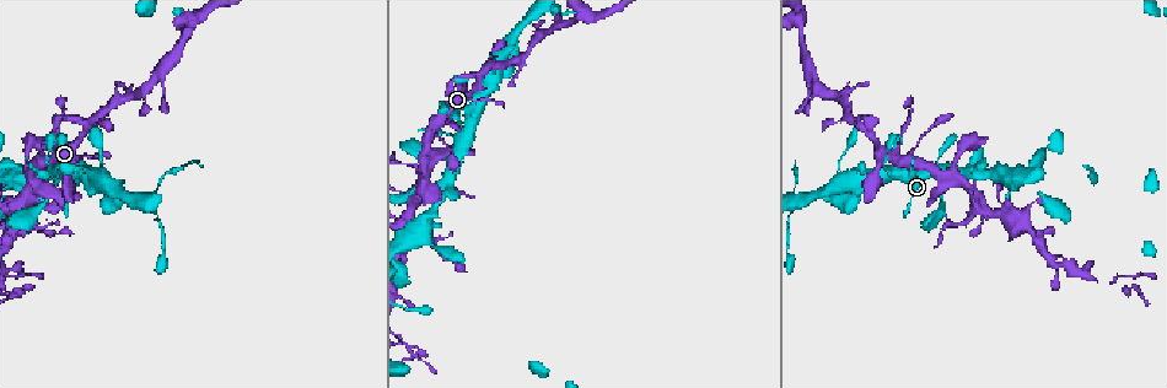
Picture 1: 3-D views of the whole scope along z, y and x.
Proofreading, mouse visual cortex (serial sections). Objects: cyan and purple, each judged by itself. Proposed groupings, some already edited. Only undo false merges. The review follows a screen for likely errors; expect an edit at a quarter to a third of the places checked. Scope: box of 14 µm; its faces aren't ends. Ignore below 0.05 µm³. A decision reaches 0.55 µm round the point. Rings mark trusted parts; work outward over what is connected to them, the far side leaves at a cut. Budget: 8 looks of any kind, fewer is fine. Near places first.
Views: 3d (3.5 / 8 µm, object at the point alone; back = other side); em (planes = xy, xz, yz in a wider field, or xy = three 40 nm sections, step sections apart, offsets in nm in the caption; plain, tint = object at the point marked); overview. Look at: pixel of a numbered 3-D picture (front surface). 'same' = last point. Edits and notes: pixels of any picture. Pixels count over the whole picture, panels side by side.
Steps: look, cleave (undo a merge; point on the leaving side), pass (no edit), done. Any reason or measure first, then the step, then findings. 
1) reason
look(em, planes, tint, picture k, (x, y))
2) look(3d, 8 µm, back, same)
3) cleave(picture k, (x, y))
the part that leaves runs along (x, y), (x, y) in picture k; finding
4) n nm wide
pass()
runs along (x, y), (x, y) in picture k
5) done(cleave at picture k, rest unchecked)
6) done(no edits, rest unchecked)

abrupt turn
look(em, xy, step 3, tint, picture 1, (51, 206))

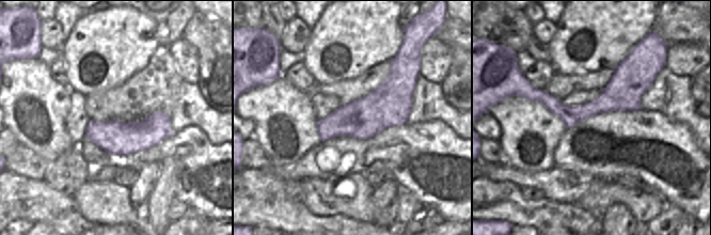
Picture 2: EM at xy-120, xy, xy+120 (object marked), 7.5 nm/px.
look(3d, 3.5 µm, back, same)

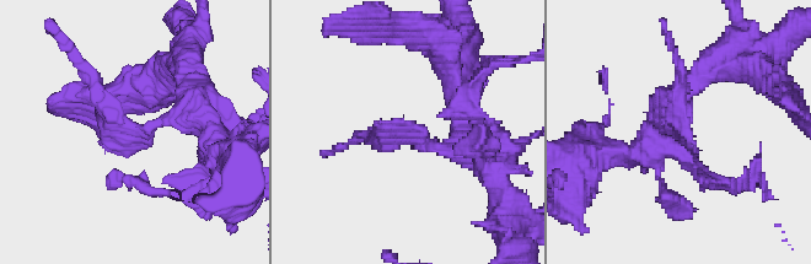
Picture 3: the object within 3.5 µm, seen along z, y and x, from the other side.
pass()
all the same cell

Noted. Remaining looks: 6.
look(3d, 8 µm, back, picture 1, (948, 225))

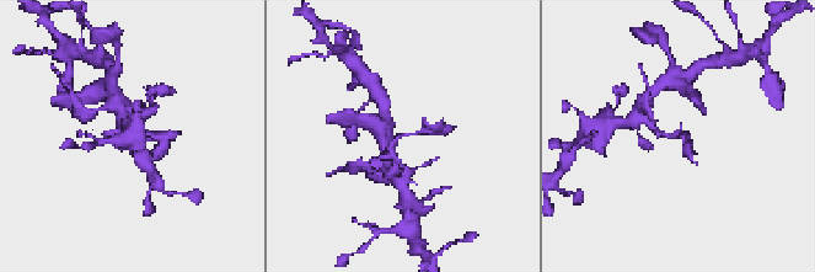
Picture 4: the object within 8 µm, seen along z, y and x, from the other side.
arms of 100, 200 nm; shape alone is not enough
look(em, xy, step 2, tint, picture 4, (679, 135))

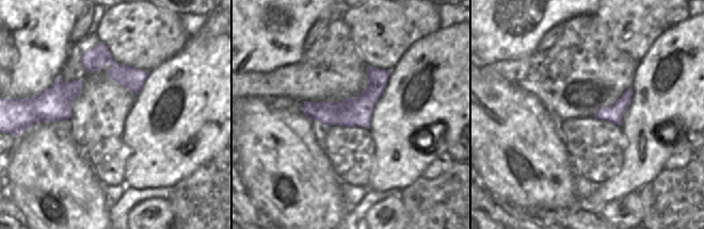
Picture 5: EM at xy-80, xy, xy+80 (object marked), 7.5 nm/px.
220 nm wide
pass()
runs along (392, 158), (393, 140), (427, 126) in picture 4; one cell here

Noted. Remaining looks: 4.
side arm on a straight run
look(3d, 3.5 µm, picture 1, (193, 23))

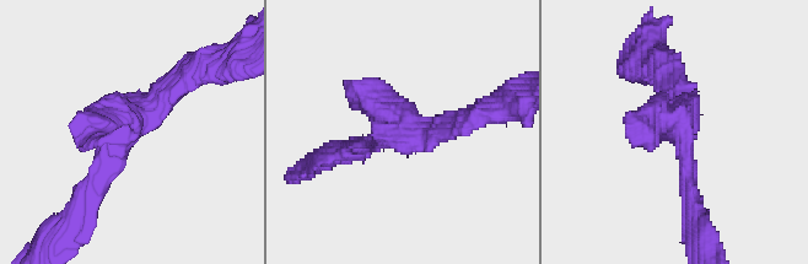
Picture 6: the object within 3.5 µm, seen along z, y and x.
shape alone is not enough
look(em, xy, step 2, plain, picture 6, (126, 124))

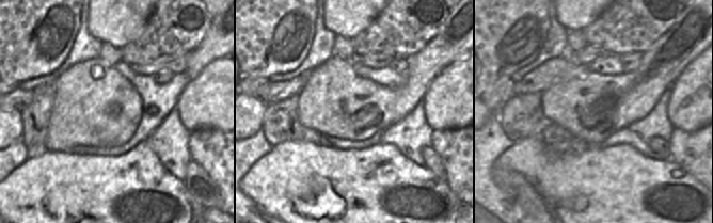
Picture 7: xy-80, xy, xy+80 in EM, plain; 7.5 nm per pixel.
look(em, xy, step 2, tint, same)

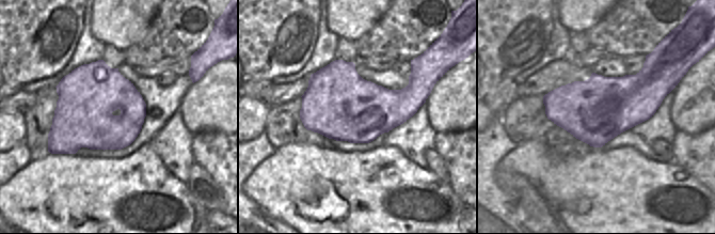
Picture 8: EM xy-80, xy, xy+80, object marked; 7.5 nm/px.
arms of 250, 250, 300 nm
pass()
runs along (91, 195), (120, 128), (189, 79) in picture 6; continuous, no second cell

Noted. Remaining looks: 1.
done(no edits, rest unchecked)

